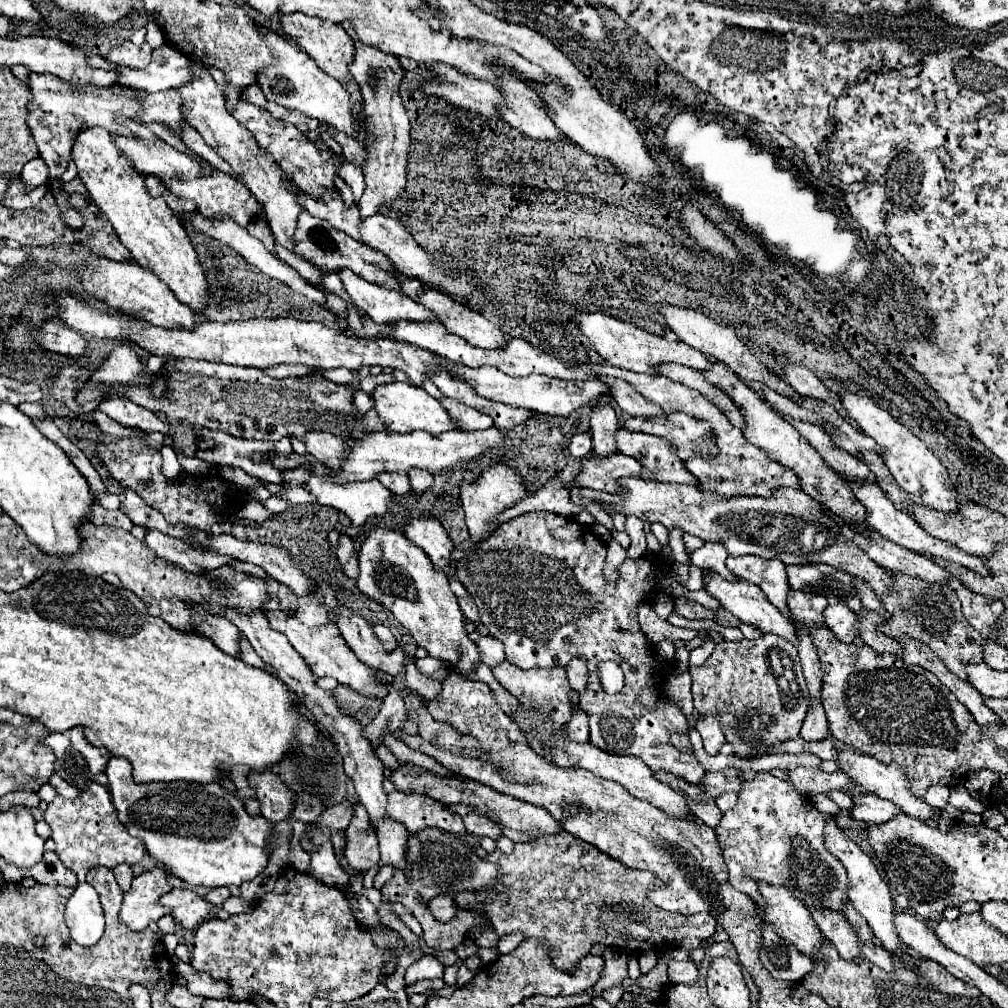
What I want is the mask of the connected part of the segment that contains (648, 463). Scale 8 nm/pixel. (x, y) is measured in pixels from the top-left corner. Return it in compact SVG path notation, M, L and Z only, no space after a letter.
M618 428L616 432L616 446L620 454L634 456L642 468L646 468L646 478L658 482L676 482L676 484L698 484L698 478L692 476L684 462L676 456L674 448L668 440L630 432L626 428Z

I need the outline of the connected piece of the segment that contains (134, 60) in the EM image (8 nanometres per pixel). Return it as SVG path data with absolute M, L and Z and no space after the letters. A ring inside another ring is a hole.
M124 42L122 46L116 46L110 50L110 54L106 56L106 60L114 62L114 64L124 64L124 66L132 66L132 68L142 68L146 64L150 64L150 56L152 56L152 48L144 42L142 46L134 46L132 42Z

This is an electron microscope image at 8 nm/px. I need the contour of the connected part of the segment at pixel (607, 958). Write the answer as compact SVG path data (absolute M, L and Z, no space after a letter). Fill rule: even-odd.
M607 948L602 958L604 970L601 979L593 987L593 998L599 997L606 988L621 986L625 978L628 978L628 955L617 952L613 948Z

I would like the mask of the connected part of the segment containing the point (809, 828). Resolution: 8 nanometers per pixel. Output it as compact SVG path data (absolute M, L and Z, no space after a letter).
M756 772L754 780L742 782L736 806L724 814L722 822L716 828L716 836L722 844L722 856L728 866L730 884L756 902L762 902L762 898L758 896L760 882L778 884L790 888L794 896L798 896L798 900L802 900L806 906L834 908L842 912L842 904L848 898L848 876L846 868L824 848L826 820L828 816L818 812L814 804L806 800L806 796L792 788L792 784L772 776L770 772Z

